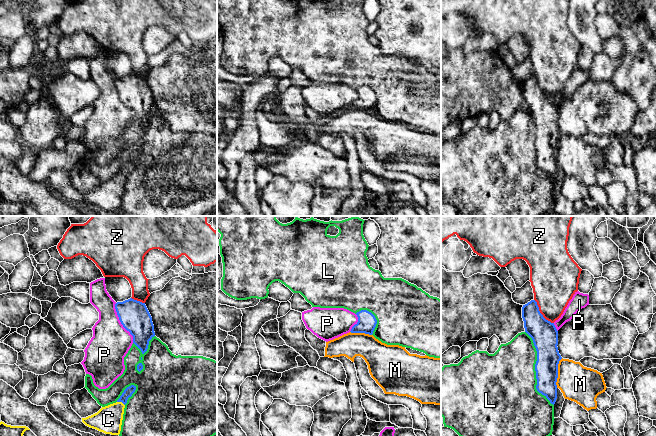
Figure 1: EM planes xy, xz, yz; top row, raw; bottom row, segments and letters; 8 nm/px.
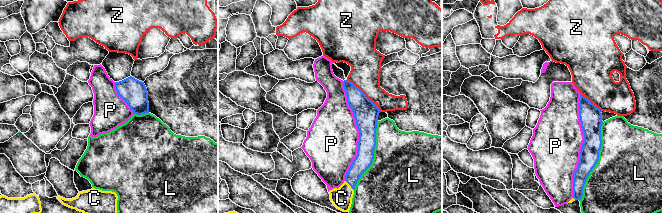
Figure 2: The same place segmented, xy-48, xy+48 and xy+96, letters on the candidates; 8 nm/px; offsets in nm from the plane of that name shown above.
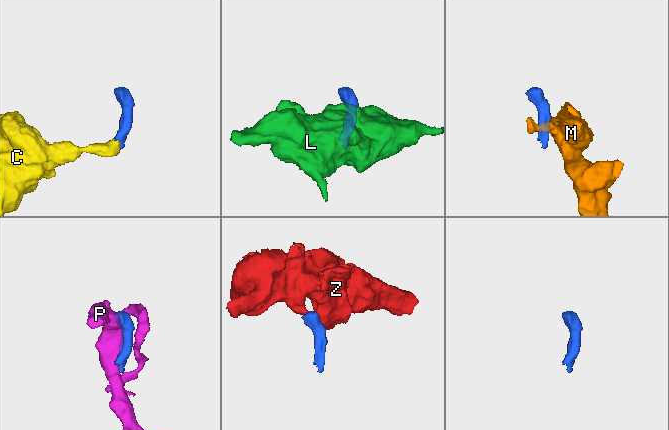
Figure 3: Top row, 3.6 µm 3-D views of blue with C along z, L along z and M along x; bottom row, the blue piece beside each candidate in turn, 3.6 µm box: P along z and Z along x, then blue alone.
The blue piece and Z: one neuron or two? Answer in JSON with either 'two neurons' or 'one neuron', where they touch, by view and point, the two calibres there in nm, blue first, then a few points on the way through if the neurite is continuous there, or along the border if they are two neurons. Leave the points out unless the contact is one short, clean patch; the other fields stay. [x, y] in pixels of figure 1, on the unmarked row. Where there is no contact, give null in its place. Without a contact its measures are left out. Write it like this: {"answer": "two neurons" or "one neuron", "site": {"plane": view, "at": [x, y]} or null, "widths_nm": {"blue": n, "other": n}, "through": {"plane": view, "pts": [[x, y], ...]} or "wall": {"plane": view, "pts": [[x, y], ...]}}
{"answer": "two neurons", "site": {"plane": "yz", "at": [540, 89]}, "widths_nm": {"blue": 220, "other": 340}, "wall": {"plane": "yz", "pts": [[534, 75], [539, 88], [553, 99]]}}

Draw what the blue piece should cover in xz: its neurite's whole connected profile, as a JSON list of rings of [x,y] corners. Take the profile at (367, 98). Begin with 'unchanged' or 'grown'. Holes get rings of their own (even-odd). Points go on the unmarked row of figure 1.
unchanged | [[[361,86],[357,88],[356,91],[358,98],[352,103],[350,108],[372,111],[377,100],[375,92],[367,86]]]

